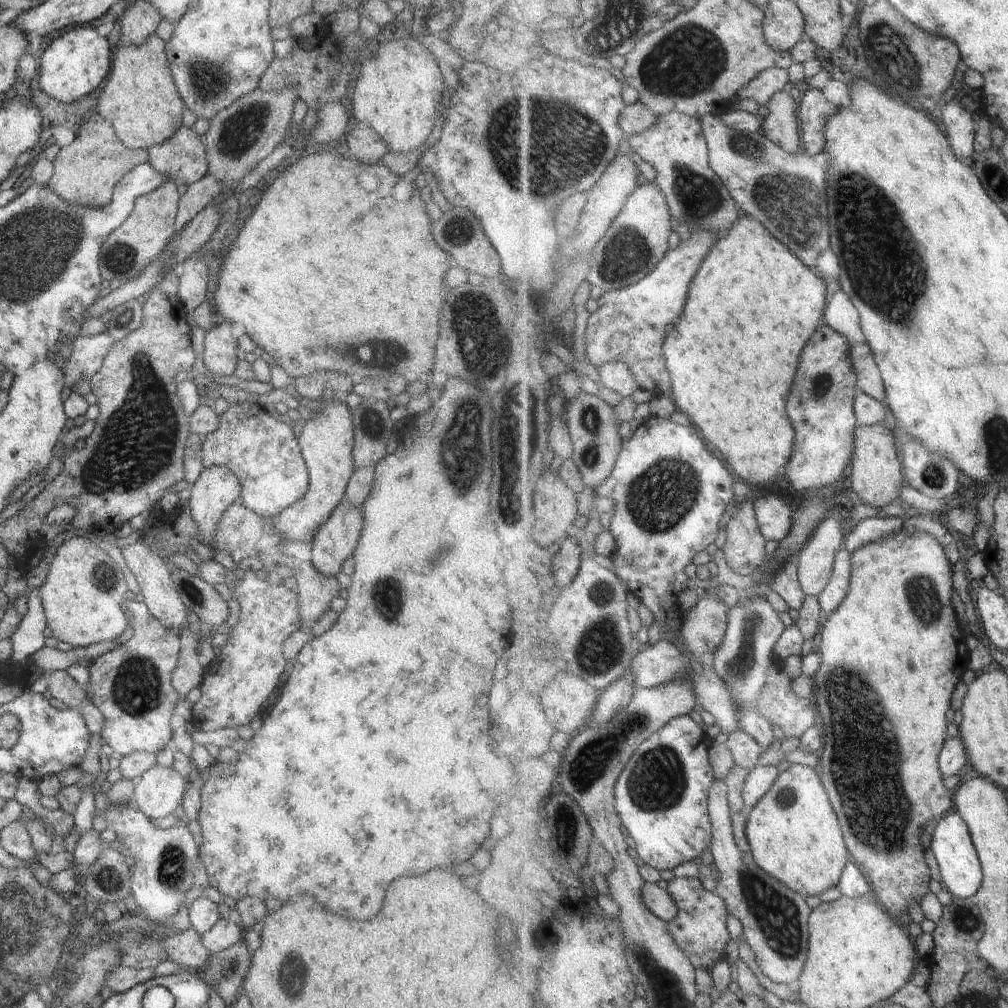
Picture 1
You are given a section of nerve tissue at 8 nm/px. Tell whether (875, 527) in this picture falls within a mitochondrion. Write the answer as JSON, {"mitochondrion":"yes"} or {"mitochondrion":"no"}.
{"mitochondrion":"no"}

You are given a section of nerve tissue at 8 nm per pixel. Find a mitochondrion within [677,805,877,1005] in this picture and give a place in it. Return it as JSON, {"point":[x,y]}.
{"point":[775,913]}

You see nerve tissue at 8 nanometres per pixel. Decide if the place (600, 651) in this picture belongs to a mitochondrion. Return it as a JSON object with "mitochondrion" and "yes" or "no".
{"mitochondrion":"yes"}

